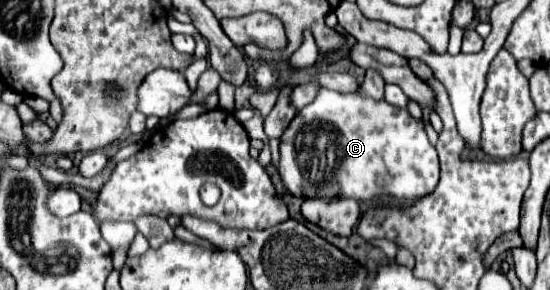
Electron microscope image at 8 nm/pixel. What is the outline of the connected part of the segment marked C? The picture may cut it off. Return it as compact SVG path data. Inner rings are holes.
M323 87L323 89L319 89L317 99L315 99L311 105L307 105L303 111L299 111L295 123L297 123L297 125L303 125L303 123L307 125L307 123L313 121L313 119L317 119L317 127L287 127L285 133L281 135L277 173L279 173L283 185L287 187L287 191L289 191L293 197L305 197L305 199L317 197L317 199L325 199L325 201L333 201L333 199L341 197L341 199L355 199L355 201L359 201L359 203L381 201L381 199L387 199L387 197L389 197L389 199L397 199L397 201L401 201L401 199L415 201L415 199L419 199L419 197L429 195L429 193L437 187L437 183L439 183L439 157L437 157L437 151L435 151L435 147L429 143L429 139L427 139L425 125L423 125L421 121L415 121L415 119L407 113L407 109L399 109L399 107L395 107L395 105L389 105L387 101L375 101L375 99L365 97L365 95L359 95L359 93L355 93L355 95L343 95L343 93L339 93L339 91L331 91L331 89L325 89L325 87Z

